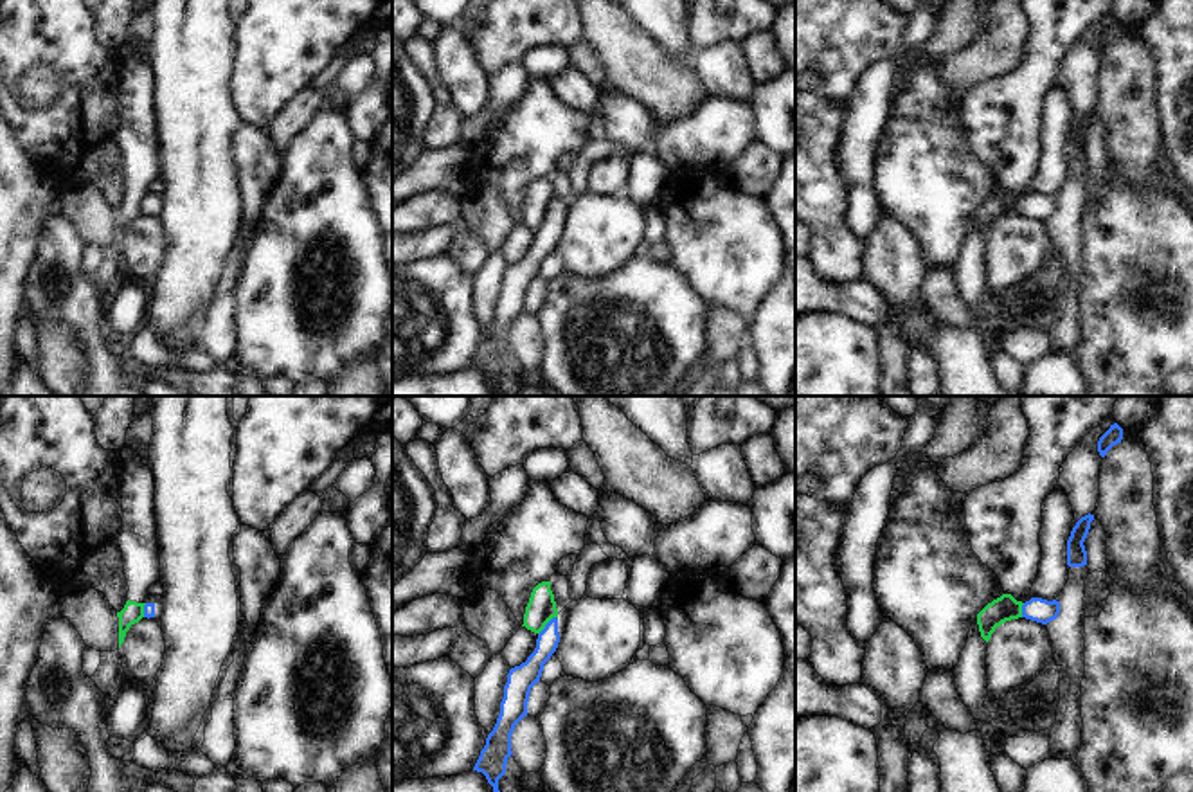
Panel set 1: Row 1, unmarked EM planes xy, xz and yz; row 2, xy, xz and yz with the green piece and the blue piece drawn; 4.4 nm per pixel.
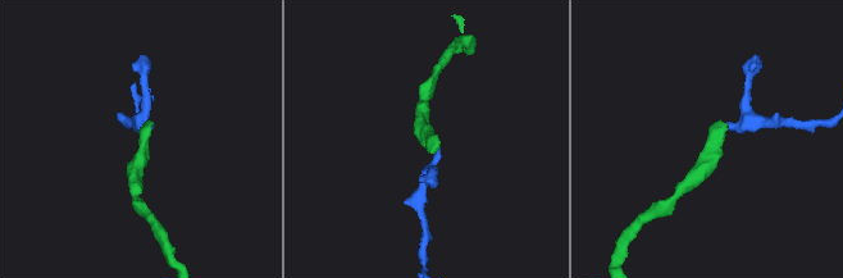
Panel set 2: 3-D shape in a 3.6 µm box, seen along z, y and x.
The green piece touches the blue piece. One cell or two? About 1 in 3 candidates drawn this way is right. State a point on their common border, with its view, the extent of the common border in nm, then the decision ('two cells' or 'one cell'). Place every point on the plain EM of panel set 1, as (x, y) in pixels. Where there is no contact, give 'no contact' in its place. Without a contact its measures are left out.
meets green in xz at (546, 220); contact 120 nm long; two cells

